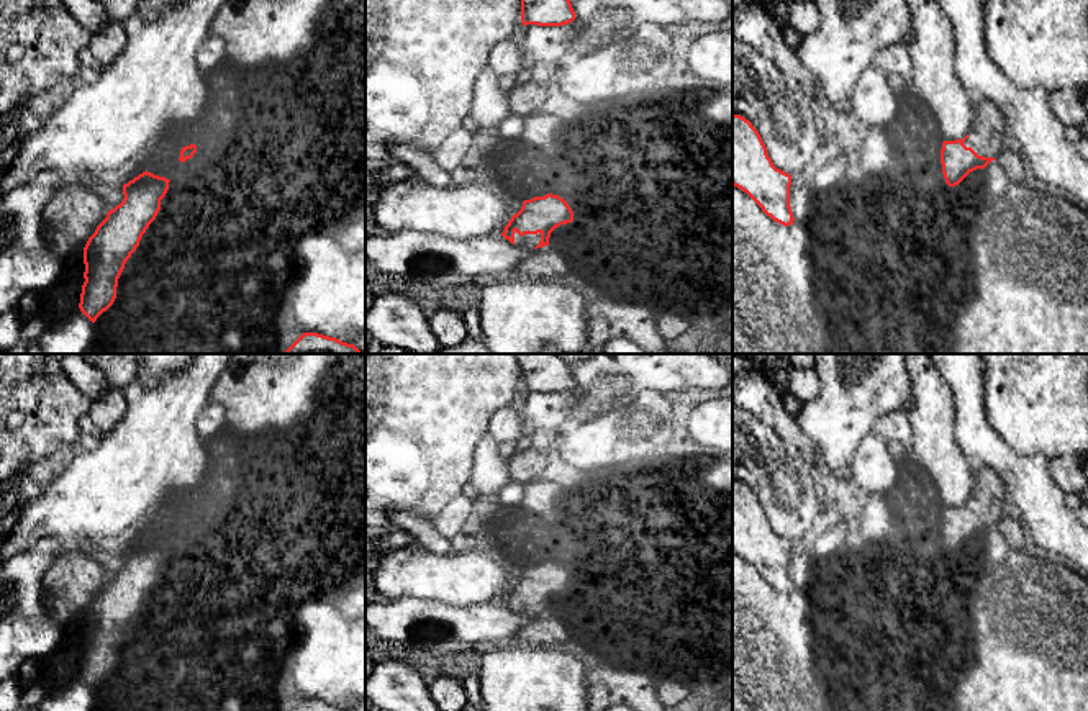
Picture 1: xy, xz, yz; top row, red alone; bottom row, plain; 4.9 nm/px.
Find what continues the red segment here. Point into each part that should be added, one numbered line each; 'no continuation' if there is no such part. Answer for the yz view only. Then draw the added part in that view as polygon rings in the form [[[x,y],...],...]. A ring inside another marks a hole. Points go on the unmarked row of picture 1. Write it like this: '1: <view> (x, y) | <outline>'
1: yz (985, 503) | [[[973,467],[973,491],[965,506],[978,523],[996,526],[1003,516],[1006,488],[1000,475],[990,467]]]

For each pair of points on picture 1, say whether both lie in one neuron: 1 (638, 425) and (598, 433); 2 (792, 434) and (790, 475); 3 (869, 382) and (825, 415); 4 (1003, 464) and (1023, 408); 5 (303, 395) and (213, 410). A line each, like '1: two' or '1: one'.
1: one
2: two
3: one
4: two
5: two

